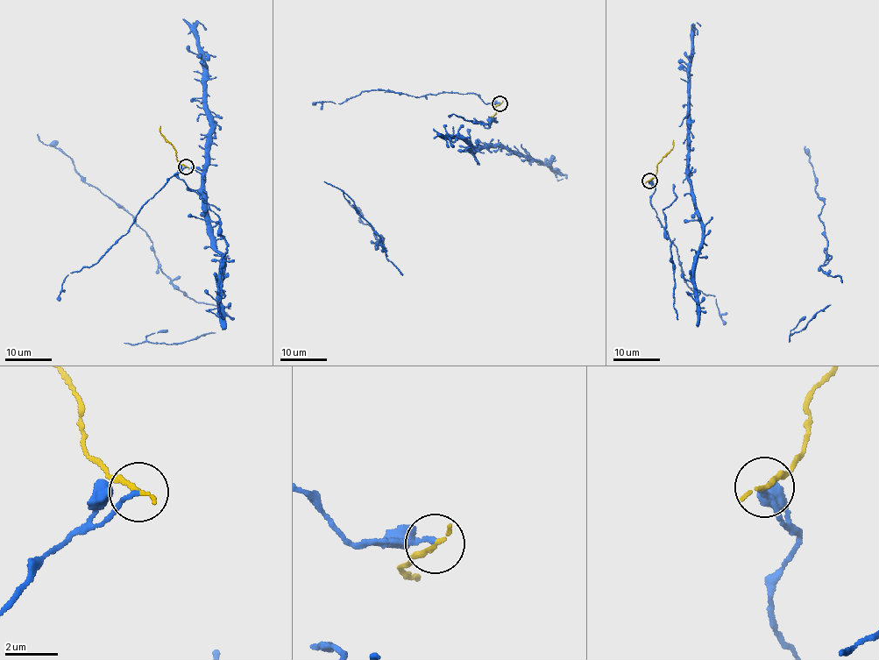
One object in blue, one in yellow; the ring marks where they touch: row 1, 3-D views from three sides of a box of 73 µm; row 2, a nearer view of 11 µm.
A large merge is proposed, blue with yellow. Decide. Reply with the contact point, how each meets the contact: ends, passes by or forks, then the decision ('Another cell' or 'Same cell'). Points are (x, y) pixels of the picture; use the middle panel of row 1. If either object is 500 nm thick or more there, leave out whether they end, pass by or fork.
Place: (499, 103). At the ring blue ends. At the ring yellow ends. Another cell

